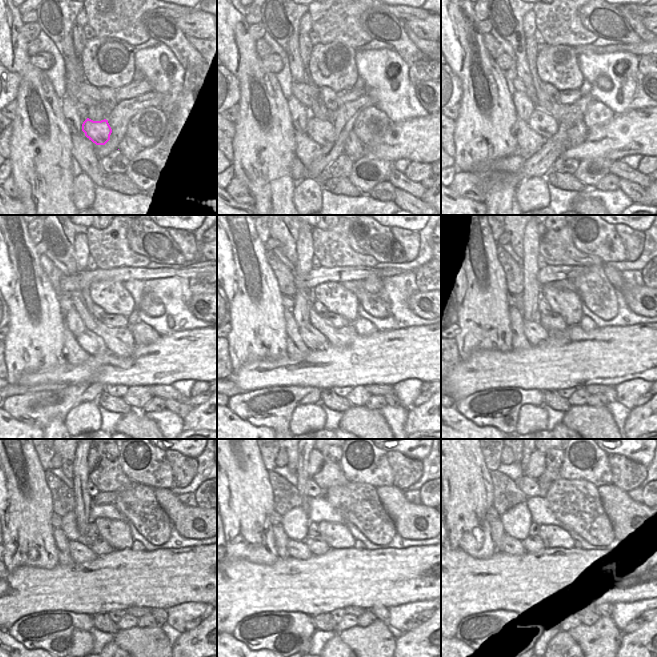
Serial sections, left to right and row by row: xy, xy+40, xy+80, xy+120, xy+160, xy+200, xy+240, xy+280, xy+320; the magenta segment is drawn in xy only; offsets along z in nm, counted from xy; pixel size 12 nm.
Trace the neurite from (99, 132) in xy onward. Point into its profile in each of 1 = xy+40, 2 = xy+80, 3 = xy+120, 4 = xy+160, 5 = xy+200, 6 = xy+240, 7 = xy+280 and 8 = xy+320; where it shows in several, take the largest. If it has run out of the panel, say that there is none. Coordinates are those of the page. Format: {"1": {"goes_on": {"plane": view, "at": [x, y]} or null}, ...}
{"1": {"goes_on": {"plane": "xy+40", "at": [322, 131]}}, "2": {"goes_on": {"plane": "xy+80", "at": [541, 122]}}, "3": {"goes_on": {"plane": "xy+120", "at": [92, 343]}}, "4": {"goes_on": {"plane": "xy+160", "at": [313, 338]}}, "5": {"goes_on": {"plane": "xy+200", "at": [535, 333]}}, "6": {"goes_on": {"plane": "xy+240", "at": [80, 553]}}, "7": {"goes_on": {"plane": "xy+280", "at": [298, 549]}}, "8": {"goes_on": {"plane": "xy+320", "at": [510, 545]}}}

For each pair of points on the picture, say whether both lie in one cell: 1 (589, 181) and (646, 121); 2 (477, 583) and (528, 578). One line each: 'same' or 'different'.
1: different
2: same

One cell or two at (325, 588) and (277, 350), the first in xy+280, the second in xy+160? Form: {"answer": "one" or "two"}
{"answer": "two"}

